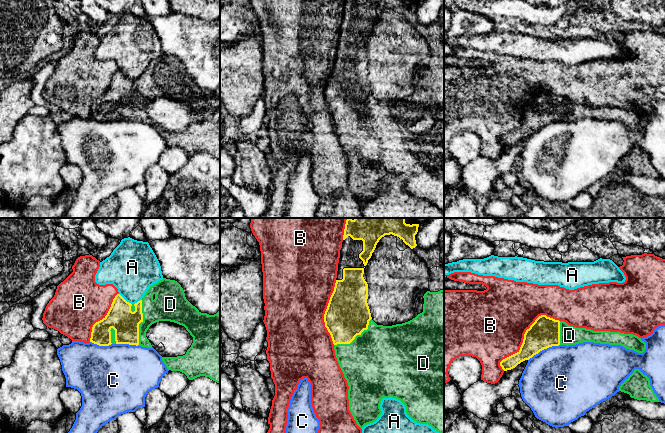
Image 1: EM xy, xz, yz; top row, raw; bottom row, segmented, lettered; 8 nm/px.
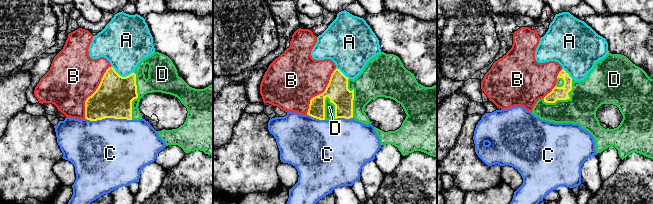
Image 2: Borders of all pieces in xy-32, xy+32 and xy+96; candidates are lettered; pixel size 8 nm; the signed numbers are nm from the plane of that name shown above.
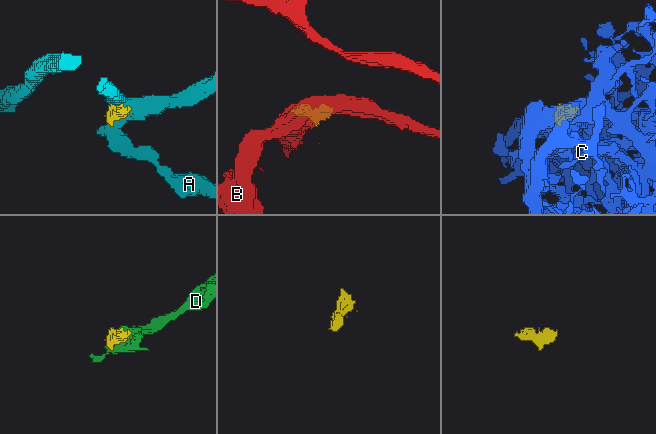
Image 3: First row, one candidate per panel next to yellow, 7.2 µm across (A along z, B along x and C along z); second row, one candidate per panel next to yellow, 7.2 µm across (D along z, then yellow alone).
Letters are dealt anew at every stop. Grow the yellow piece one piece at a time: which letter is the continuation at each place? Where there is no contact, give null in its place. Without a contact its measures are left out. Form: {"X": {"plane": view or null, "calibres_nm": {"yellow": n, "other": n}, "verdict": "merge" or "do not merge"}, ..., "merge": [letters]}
{"A": {"plane": "xy", "calibres_nm": {"yellow": 200, "other": 400}, "verdict": "do not merge"}, "B": {"plane": "yz", "calibres_nm": {"yellow": 240, "other": 480}, "verdict": "do not merge"}, "C": {"plane": "yz", "calibres_nm": {"yellow": 240, "other": 480}, "verdict": "do not merge"}, "D": {"plane": "xy", "calibres_nm": {"yellow": 200, "other": 240}, "verdict": "merge"}, "merge": ["D"]}

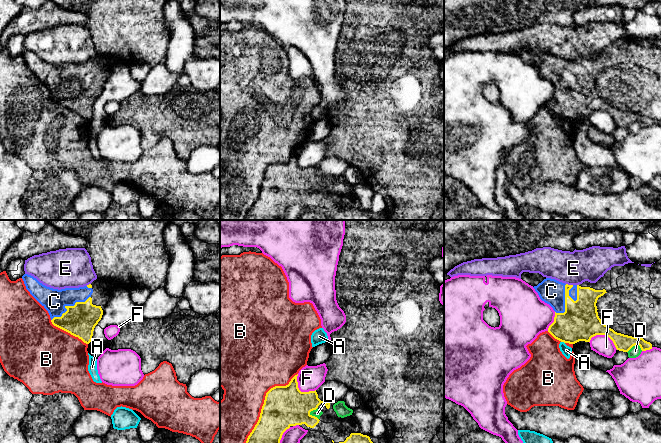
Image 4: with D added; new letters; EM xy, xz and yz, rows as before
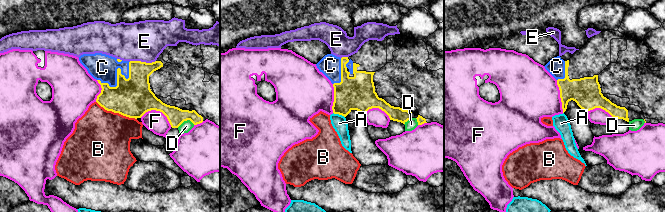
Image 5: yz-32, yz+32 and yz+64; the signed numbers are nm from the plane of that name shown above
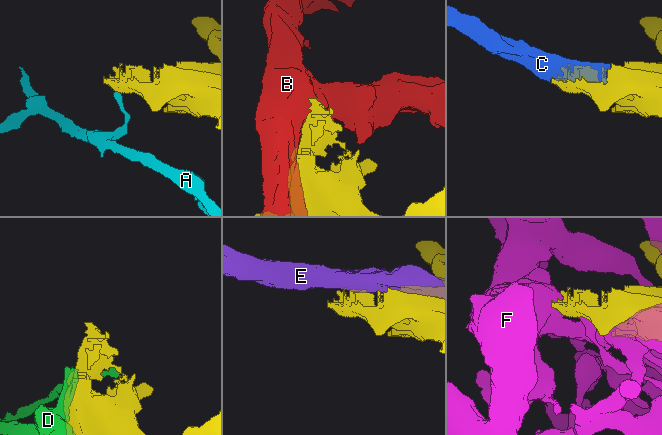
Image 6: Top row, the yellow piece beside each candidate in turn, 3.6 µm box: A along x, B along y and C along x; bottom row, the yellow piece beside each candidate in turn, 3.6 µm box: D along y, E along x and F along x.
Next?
{"A": {"plane": "yz", "calibres_nm": {"yellow": 300, "other": 80}, "verdict": "do not merge"}, "B": {"plane": "xz", "calibres_nm": {"yellow": 340, "other": 400}, "verdict": "do not merge"}, "C": {"plane": "xy", "calibres_nm": {"yellow": 260, "other": 190}, "verdict": "merge"}, "D": {"plane": "xz", "calibres_nm": {"yellow": 340, "other": 70}, "verdict": "do not merge"}, "E": {"plane": "yz", "calibres_nm": {"yellow": 240, "other": 280}, "verdict": "do not merge"}, "F": {"plane": "yz", "calibres_nm": {"yellow": 300, "other": 160}, "verdict": "do not merge"}, "merge": ["C"]}

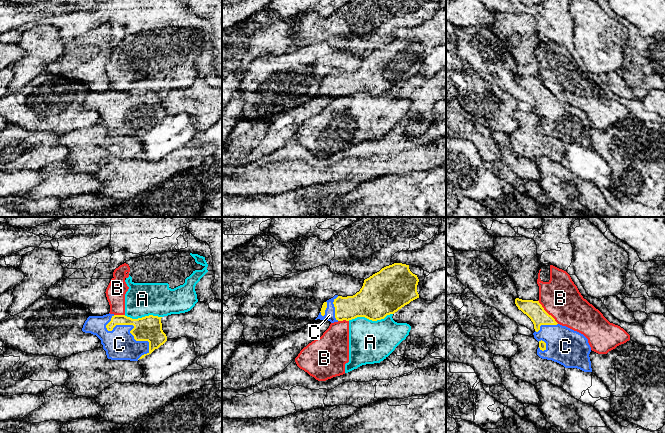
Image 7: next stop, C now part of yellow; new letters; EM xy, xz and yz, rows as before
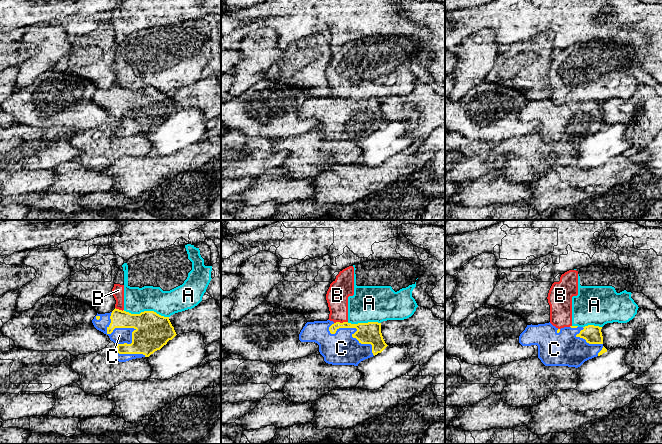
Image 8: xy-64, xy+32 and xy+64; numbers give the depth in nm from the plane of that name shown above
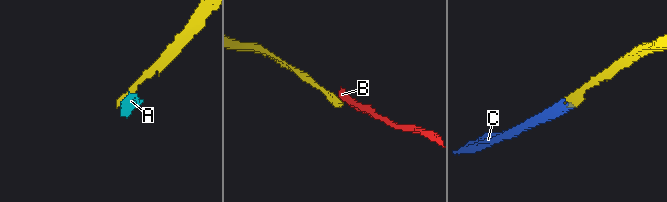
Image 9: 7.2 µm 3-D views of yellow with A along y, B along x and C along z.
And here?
{"A": {"plane": "xz", "calibres_nm": {"yellow": 360, "other": 340}, "verdict": "do not merge"}, "B": {"plane": "yz", "calibres_nm": {"yellow": 140, "other": 320}, "verdict": "do not merge"}, "C": {"plane": "xy", "calibres_nm": {"yellow": 200, "other": 260}, "verdict": "merge"}, "merge": ["C"]}

